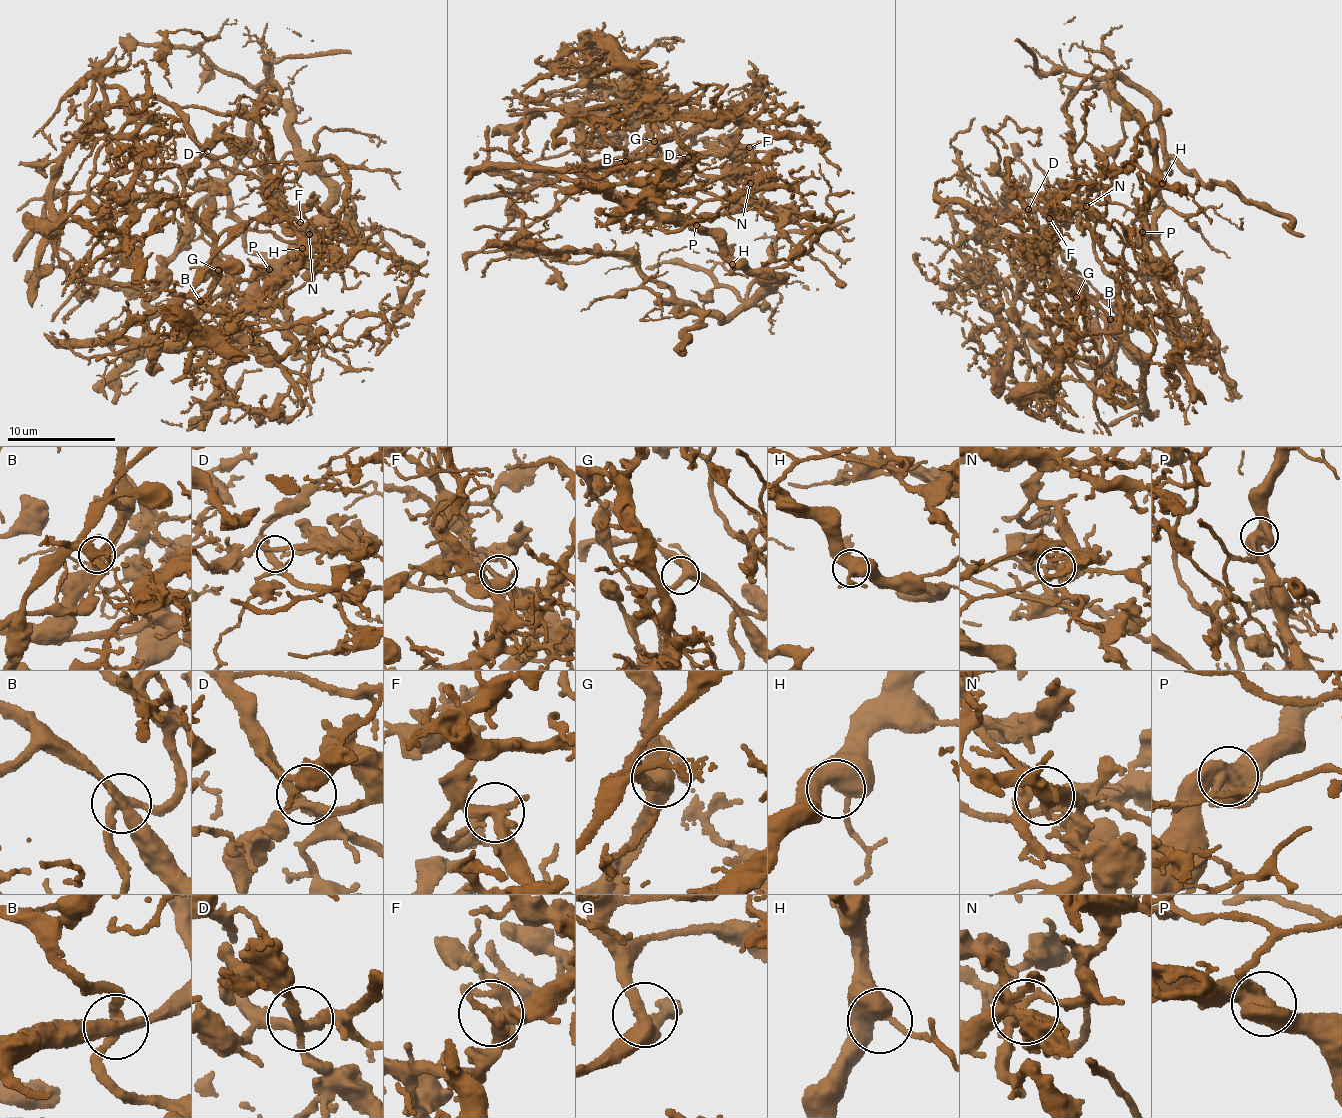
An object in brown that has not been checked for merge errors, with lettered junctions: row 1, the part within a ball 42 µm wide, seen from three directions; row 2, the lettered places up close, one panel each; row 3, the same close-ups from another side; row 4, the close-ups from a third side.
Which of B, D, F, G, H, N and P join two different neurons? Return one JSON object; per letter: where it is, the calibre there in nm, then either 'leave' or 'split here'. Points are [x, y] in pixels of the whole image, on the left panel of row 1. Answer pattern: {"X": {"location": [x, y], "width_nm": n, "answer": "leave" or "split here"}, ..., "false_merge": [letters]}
{"B": {"location": [200, 301], "width_nm": 400, "answer": "split here"}, "D": {"location": [207, 151], "width_nm": 320, "answer": "leave"}, "F": {"location": [300, 222], "width_nm": 320, "answer": "leave"}, "G": {"location": [218, 270], "width_nm": 400, "answer": "leave"}, "H": {"location": [302, 248], "width_nm": 440, "answer": "leave"}, "N": {"location": [309, 234], "width_nm": 280, "answer": "split here"}, "P": {"location": [269, 269], "width_nm": 600, "answer": "split here"}, "false_merge": ["B", "N", "P"]}

